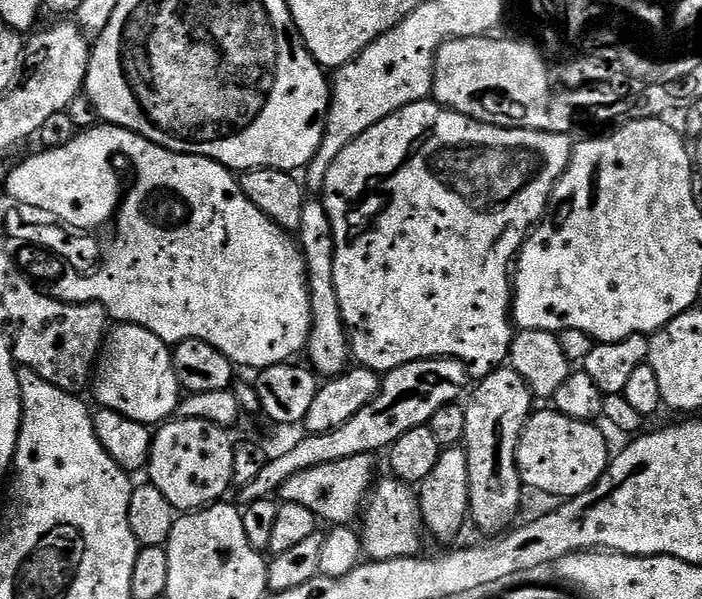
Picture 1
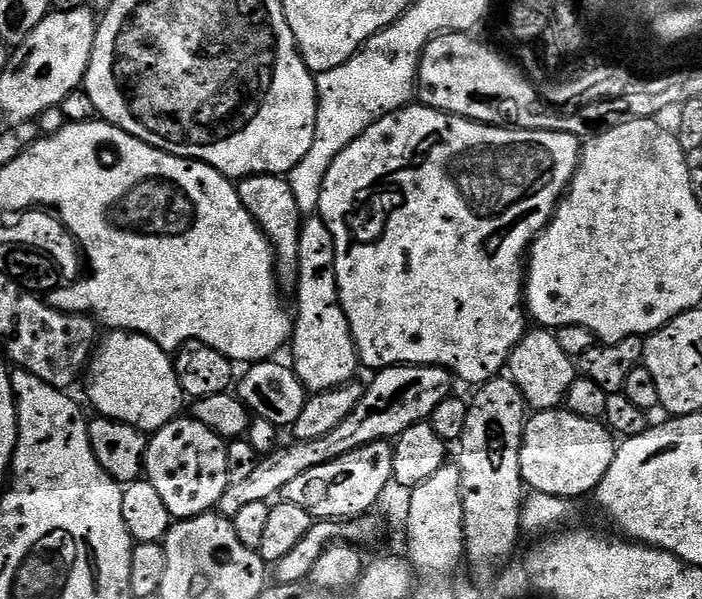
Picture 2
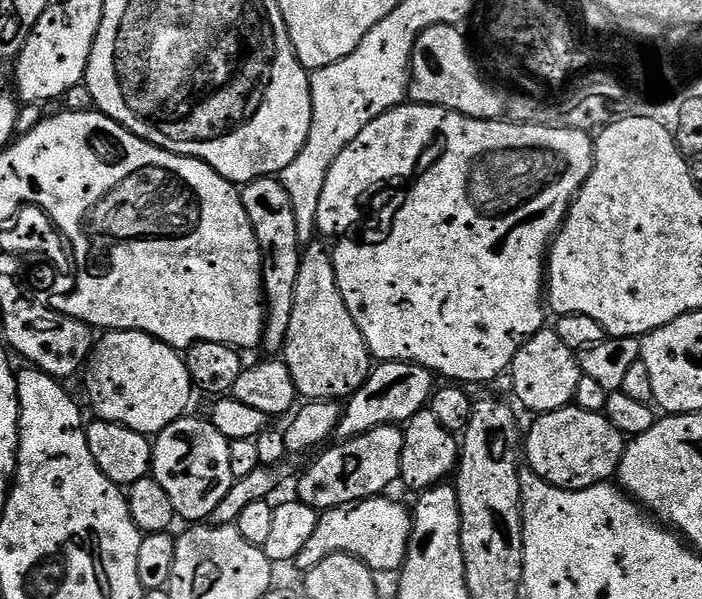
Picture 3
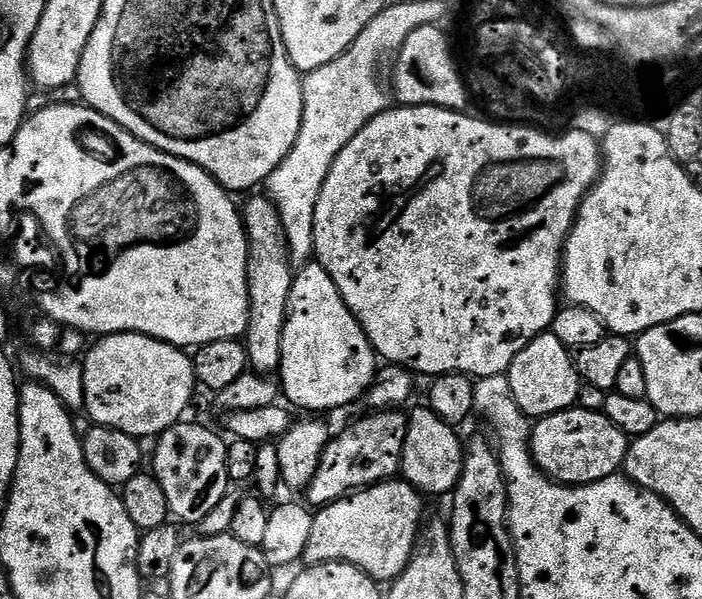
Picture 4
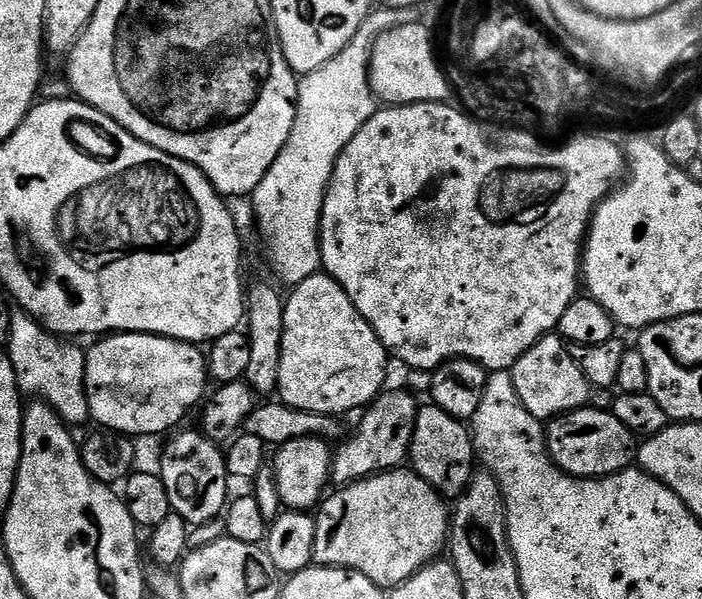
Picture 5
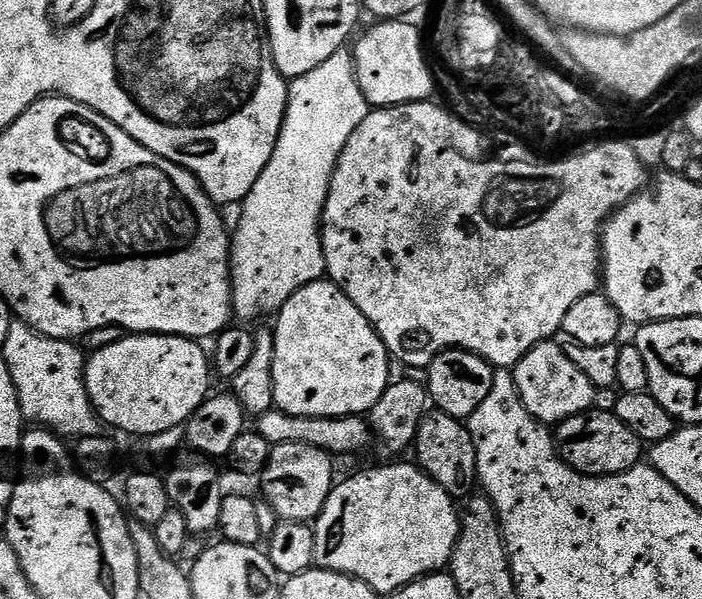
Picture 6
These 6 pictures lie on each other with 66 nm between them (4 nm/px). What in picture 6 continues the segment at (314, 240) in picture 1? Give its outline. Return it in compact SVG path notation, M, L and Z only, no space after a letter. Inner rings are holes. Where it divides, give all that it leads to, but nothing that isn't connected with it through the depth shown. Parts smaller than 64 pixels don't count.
M321 278L302 286L275 313L274 405L295 416L364 416L388 389L388 347L338 285Z

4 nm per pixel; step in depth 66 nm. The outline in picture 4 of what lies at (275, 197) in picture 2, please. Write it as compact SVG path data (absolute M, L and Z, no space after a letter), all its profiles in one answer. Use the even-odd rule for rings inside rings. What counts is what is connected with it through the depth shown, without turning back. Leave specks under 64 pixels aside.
M252 194L242 204L244 233L248 239L248 293L250 294L250 322L242 343L248 349L251 371L272 376L279 373L282 362L282 330L286 326L286 310L290 302L294 265L288 251L286 230L278 214L278 206L267 194Z

